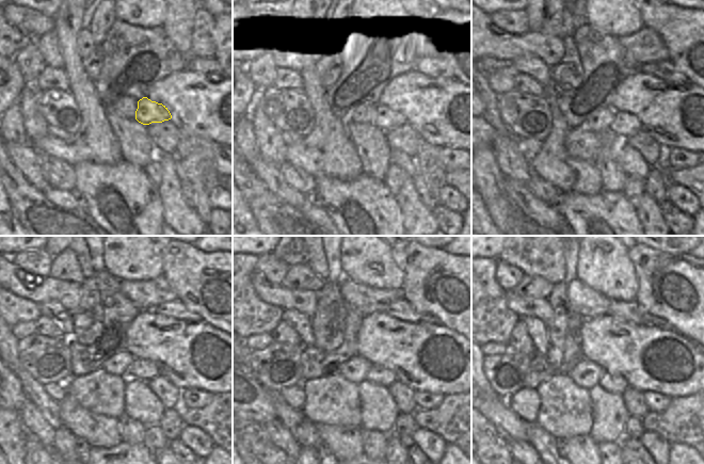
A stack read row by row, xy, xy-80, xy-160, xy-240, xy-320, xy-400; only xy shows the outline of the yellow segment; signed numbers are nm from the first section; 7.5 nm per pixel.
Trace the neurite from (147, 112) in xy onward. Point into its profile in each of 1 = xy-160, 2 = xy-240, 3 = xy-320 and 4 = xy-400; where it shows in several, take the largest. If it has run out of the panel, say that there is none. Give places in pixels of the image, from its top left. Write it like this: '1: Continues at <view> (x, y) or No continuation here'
1: Continues at xy-160 (625, 124)
2: Continues at xy-240 (141, 369)
3: Continues at xy-320 (378, 374)
4: Continues at xy-400 (612, 383).

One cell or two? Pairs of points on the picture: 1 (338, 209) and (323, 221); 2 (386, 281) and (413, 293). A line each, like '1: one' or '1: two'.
1: two
2: two

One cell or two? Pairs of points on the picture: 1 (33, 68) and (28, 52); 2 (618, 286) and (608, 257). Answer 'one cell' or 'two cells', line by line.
1: one cell
2: one cell

